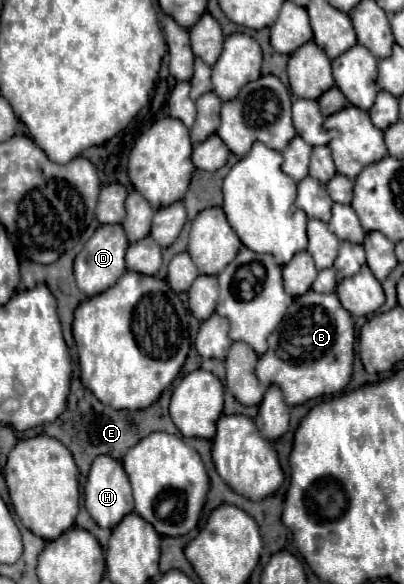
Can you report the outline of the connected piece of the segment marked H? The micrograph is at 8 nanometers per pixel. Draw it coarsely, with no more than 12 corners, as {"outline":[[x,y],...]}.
{"outline":[[98,455],[84,503],[100,527],[114,527],[132,507],[120,461]]}

